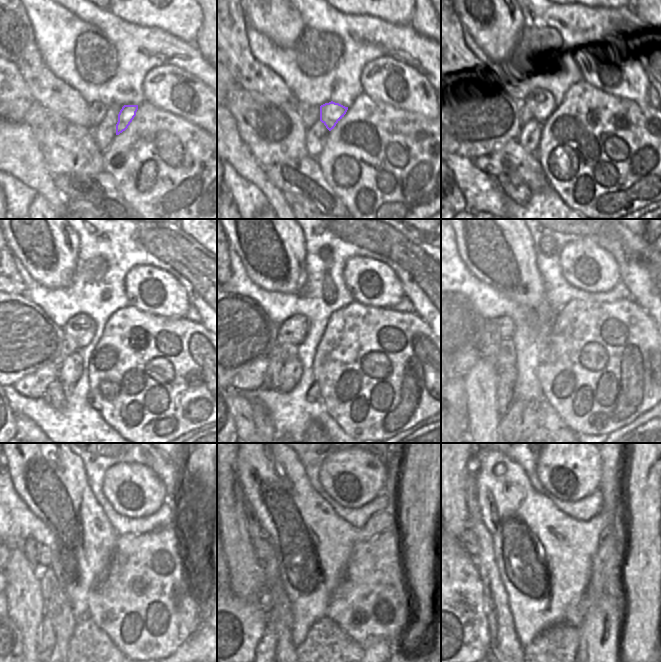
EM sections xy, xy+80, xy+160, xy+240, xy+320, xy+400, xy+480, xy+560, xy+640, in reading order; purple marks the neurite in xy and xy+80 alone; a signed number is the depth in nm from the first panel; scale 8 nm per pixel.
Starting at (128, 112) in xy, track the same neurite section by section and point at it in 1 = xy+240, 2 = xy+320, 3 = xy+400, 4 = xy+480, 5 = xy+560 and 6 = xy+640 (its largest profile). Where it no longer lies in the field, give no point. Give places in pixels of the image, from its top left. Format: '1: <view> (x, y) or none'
1: xy+240 (80, 329)
2: xy+320 (293, 330)
3: xy+400 (505, 326)
4: xy+480 (45, 557)
5: xy+560 (263, 550)
6: xy+640 (468, 540)

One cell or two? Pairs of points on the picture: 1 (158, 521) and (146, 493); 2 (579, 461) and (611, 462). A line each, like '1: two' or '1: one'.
1: two
2: two

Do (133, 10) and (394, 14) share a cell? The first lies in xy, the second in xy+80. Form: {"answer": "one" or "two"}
{"answer": "one"}

